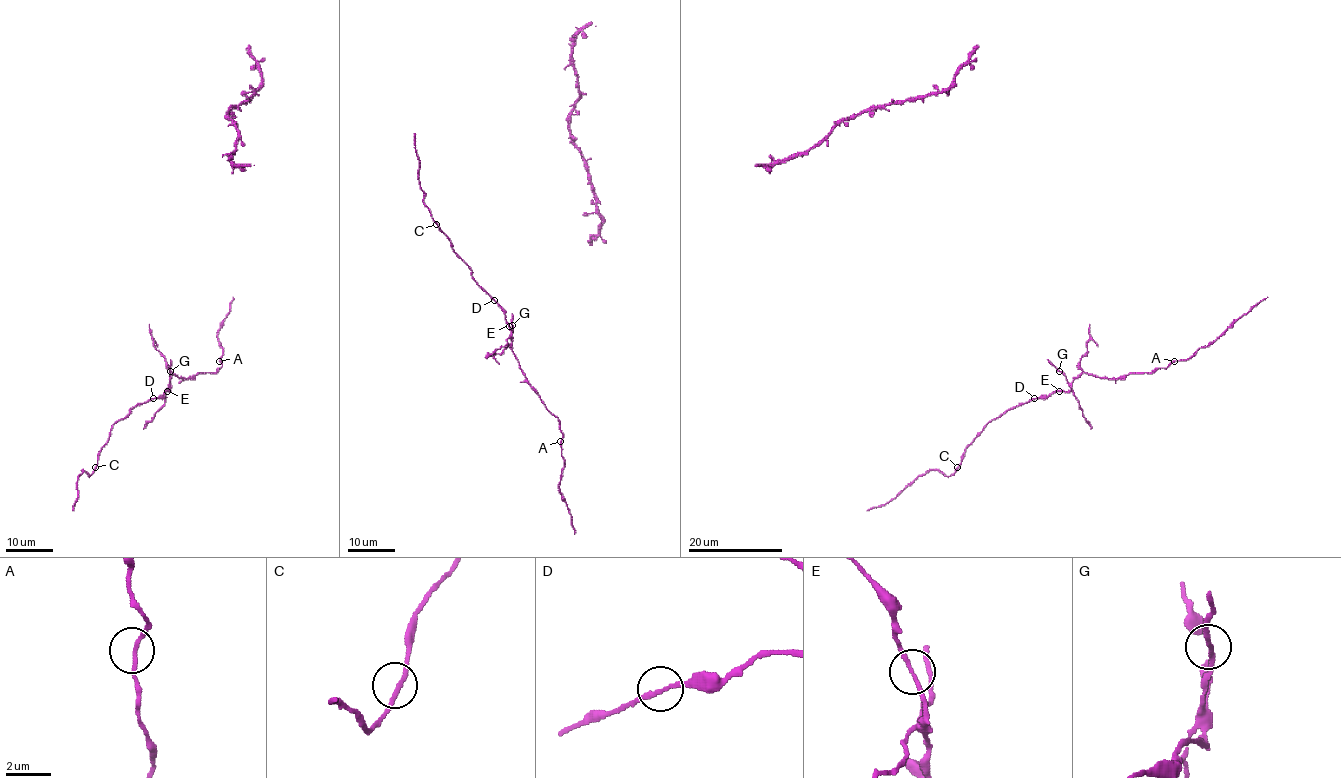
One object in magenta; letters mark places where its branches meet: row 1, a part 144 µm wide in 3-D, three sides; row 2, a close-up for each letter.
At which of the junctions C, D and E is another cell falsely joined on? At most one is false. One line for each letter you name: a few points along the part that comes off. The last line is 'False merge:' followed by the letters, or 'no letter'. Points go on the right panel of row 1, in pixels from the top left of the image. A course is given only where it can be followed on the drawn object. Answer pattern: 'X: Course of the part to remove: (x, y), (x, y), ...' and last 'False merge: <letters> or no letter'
E: Course of the part to remove: (1059, 391), (1068, 391), (1071, 383), (1085, 372), (1096, 377), (1121, 378), (1188, 359), (1267, 297)
False merge: E

